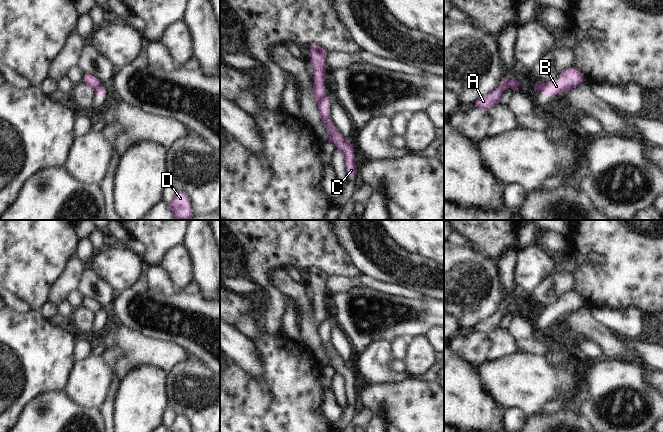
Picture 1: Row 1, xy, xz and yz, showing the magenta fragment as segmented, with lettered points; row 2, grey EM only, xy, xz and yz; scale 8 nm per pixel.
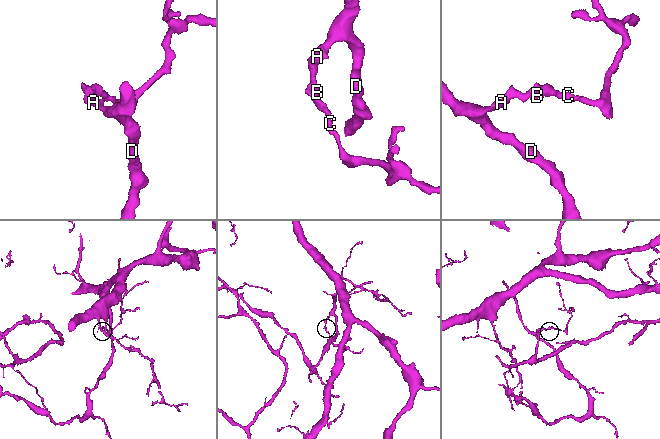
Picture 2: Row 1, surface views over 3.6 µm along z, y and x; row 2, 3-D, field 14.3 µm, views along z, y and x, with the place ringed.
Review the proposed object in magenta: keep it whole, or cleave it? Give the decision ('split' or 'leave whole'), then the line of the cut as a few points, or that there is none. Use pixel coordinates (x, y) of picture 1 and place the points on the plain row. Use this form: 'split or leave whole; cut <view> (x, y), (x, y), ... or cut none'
split; cut xz (325, 319), (317, 325)

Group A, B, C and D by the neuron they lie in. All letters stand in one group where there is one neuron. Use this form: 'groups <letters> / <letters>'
groups A D / B C

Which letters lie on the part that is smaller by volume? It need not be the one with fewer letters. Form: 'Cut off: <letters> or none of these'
Cut off: B, C

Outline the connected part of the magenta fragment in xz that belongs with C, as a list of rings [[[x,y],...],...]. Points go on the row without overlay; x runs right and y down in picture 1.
[[[324,320],[318,325],[318,337],[321,346],[328,357],[328,367],[342,375],[345,380],[346,399],[348,404],[354,406],[358,392],[355,390],[355,372],[343,361],[330,343],[330,323]]]

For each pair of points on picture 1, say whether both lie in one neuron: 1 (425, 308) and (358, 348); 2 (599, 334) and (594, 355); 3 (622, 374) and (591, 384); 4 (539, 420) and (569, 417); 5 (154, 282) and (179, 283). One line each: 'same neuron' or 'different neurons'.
1: same neuron
2: different neurons
3: same neuron
4: same neuron
5: different neurons

